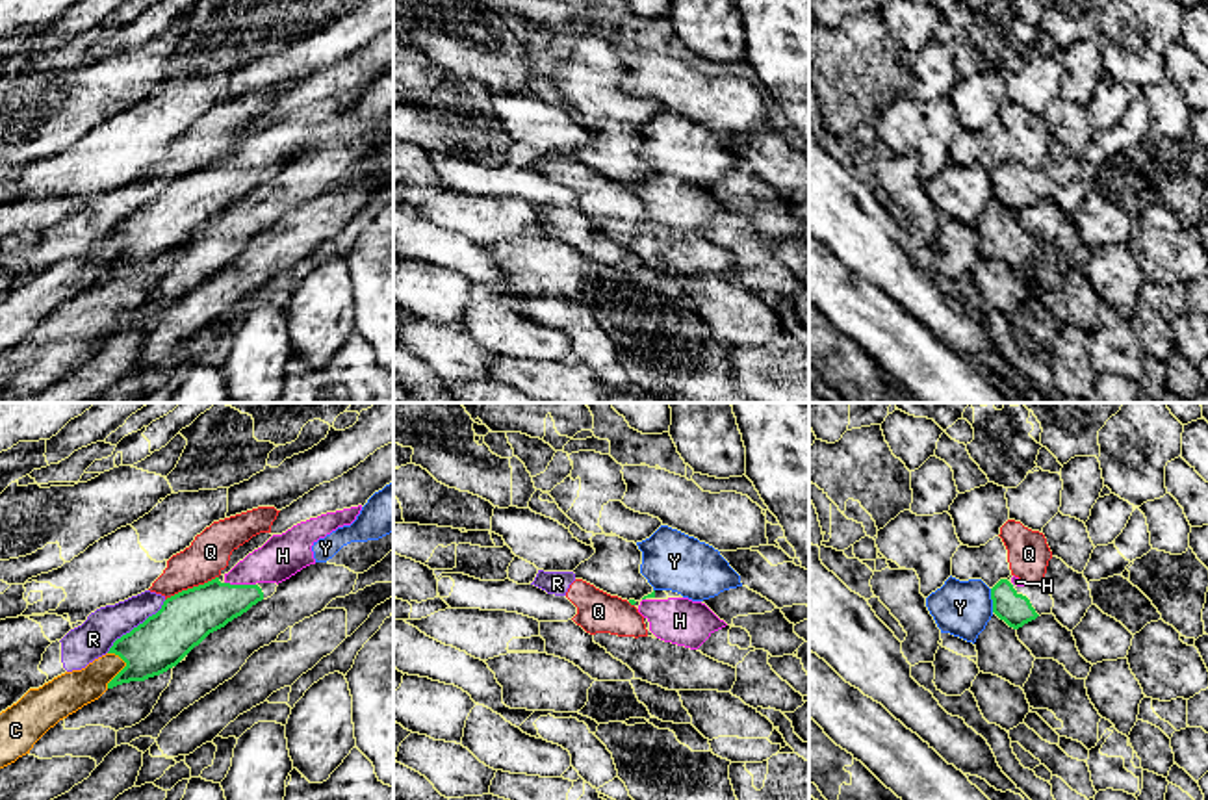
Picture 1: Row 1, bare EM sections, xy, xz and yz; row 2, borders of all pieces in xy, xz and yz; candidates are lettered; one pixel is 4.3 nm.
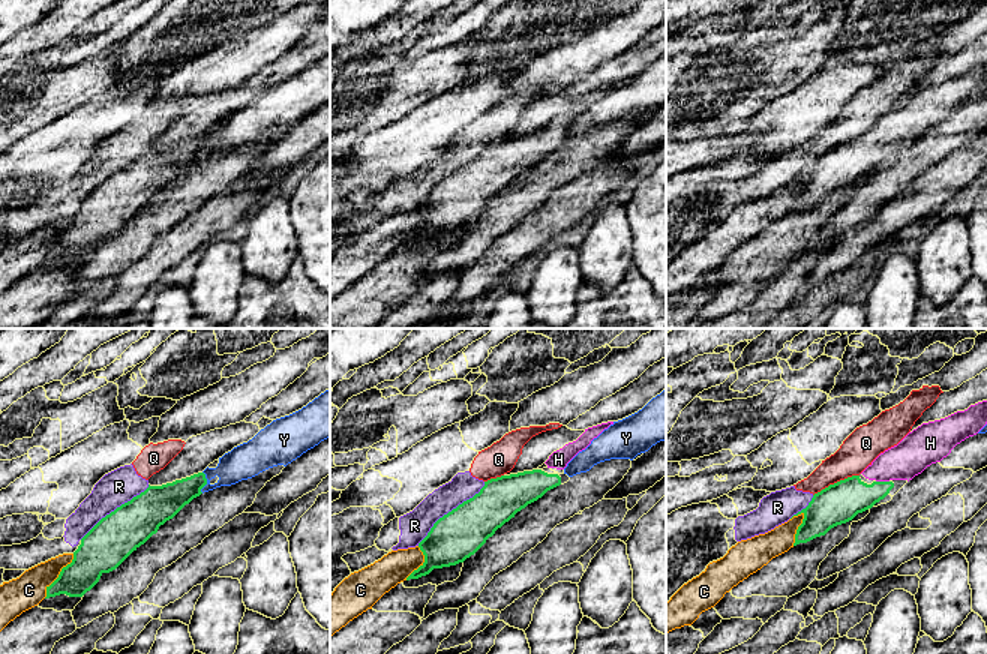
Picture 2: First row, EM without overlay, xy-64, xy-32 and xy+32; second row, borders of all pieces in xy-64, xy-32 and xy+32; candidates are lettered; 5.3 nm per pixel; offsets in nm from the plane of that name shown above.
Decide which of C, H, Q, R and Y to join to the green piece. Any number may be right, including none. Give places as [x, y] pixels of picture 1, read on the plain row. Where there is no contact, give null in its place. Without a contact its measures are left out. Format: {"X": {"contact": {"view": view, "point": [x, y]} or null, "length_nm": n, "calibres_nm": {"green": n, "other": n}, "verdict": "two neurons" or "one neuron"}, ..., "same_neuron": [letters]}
{"C": {"contact": {"view": "xy", "point": [121, 255]}, "length_nm": 160, "calibres_nm": {"green": 240, "other": 170}, "verdict": "two neurons"}, "H": {"contact": {"view": "xy", "point": [240, 169]}, "length_nm": 140, "calibres_nm": {"green": 220, "other": 190}, "verdict": "one neuron"}, "Q": {"contact": {"view": "xy", "point": [193, 171]}, "length_nm": 260, "calibres_nm": {"green": 240, "other": 180}, "verdict": "two neurons"}, "R": {"contact": {"view": "xy", "point": [138, 210]}, "length_nm": 340, "calibres_nm": {"green": 240, "other": 160}, "verdict": "two neurons"}, "Y": {"contact": {"view": "yz", "point": [991, 182]}, "length_nm": 110, "calibres_nm": {"green": 140, "other": 240}, "verdict": "two neurons"}, "same_neuron": ["H"]}

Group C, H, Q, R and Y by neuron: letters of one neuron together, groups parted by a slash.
C / H / Q R / Y

